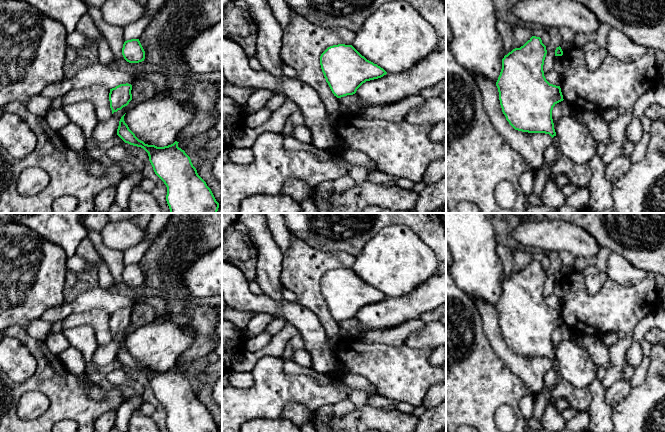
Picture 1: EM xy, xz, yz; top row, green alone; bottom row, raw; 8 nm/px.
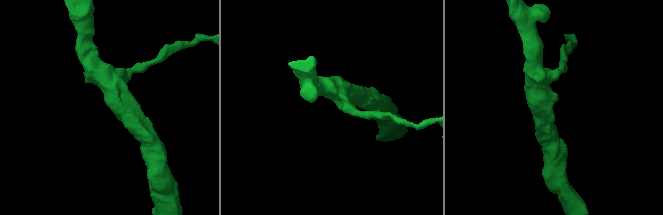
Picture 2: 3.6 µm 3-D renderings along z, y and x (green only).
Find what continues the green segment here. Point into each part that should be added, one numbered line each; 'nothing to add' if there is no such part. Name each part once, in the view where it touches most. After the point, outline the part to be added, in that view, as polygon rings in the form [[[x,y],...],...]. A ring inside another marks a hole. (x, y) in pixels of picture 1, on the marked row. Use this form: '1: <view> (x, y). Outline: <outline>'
nothing to add

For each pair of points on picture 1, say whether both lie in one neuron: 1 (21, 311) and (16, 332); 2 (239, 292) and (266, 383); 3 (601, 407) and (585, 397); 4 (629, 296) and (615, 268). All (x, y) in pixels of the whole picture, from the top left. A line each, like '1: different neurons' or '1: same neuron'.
1: different neurons
2: different neurons
3: different neurons
4: different neurons

